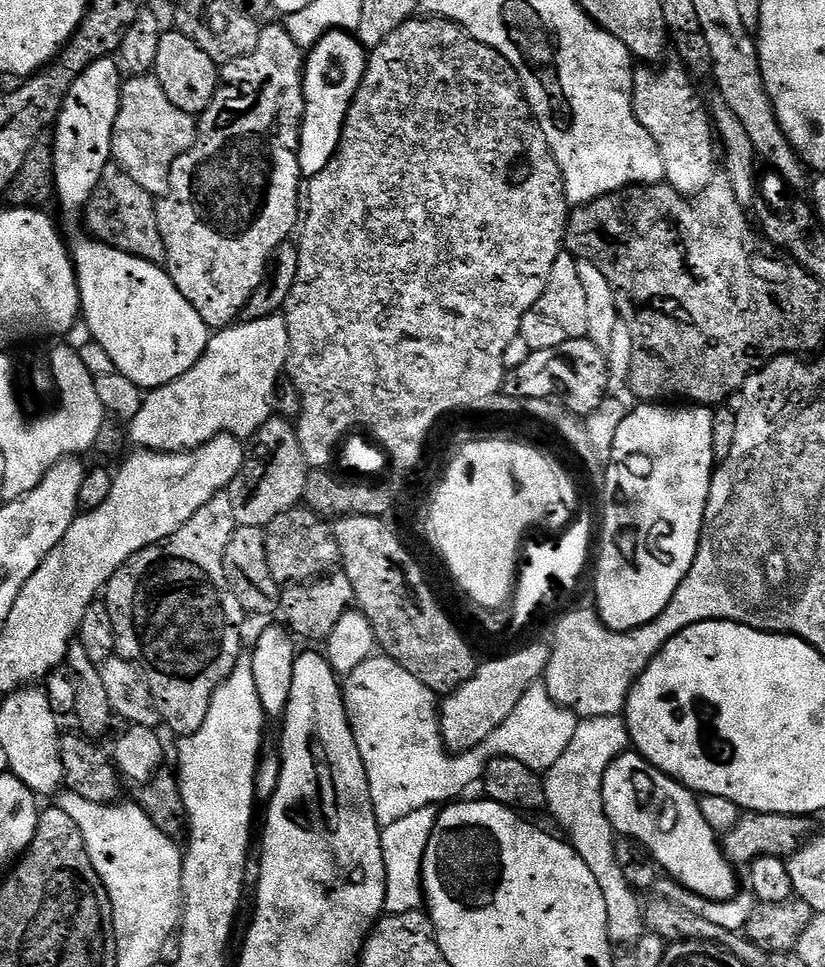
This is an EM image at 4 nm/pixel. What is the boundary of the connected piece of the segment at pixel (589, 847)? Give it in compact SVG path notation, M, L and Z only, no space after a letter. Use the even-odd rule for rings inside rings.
M623 715L581 719L574 730L574 739L570 741L570 746L566 746L566 754L562 754L562 758L558 758L558 762L554 762L554 766L550 766L550 770L542 776L548 803L547 815L552 815L560 823L561 830L559 831L572 845L572 849L580 855L582 862L590 866L594 878L598 878L598 886L602 886L602 898L606 898L608 939L616 946L635 945L636 941L646 932L642 900L636 897L639 895L628 885L619 864L616 863L617 837L613 833L612 823L606 818L606 806L602 802L602 782L606 770L623 752L629 751L629 748L628 721Z

